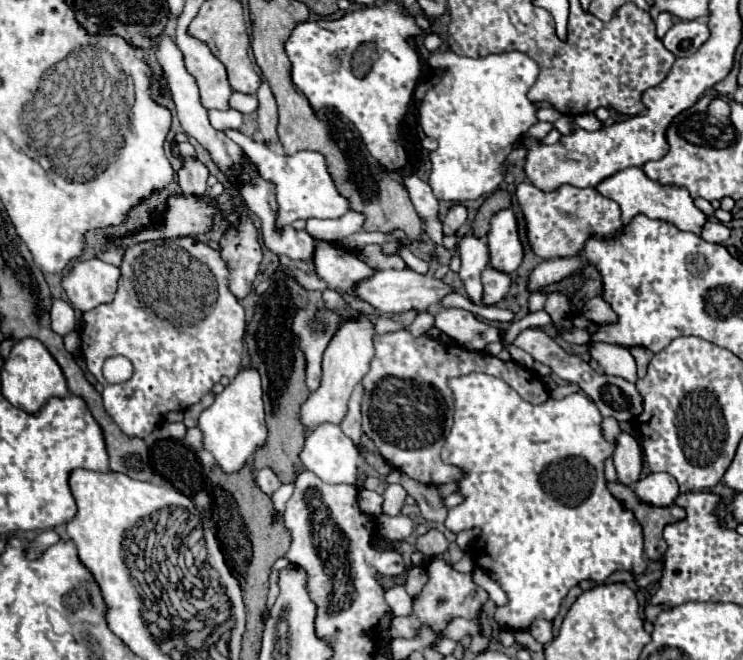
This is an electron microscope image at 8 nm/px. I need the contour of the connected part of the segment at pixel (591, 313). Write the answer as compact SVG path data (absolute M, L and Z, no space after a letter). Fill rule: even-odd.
M595 296L591 300L585 302L583 306L583 316L595 324L605 324L605 322L615 322L617 316L615 312L611 310L611 306L601 298L601 296Z

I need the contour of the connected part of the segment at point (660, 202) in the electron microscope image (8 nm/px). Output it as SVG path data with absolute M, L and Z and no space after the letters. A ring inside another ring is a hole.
M627 168L621 170L619 174L613 174L611 178L605 178L603 182L599 182L599 186L595 186L599 194L603 194L605 198L615 200L621 206L623 212L623 224L631 222L631 218L635 218L635 214L645 214L649 218L659 218L659 220L667 220L671 224L675 224L679 230L685 232L693 232L693 234L701 234L707 218L705 214L693 204L691 196L687 194L685 188L679 186L663 186L659 182L649 180L643 174L643 168Z

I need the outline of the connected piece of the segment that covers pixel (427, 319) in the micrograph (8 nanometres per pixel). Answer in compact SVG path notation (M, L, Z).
M421 312L421 314L413 320L413 324L409 326L409 330L411 330L415 336L421 336L421 334L429 332L429 328L433 328L433 324L435 324L435 316L431 316L431 314L427 314L427 312Z

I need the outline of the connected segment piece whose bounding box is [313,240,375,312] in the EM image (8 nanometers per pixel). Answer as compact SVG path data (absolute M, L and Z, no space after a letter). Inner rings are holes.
M315 240L313 262L317 276L327 282L327 288L323 290L325 306L335 312L349 308L345 298L337 290L355 296L355 286L363 282L363 278L371 278L371 274L375 272L357 256L355 250L335 246L327 240Z

